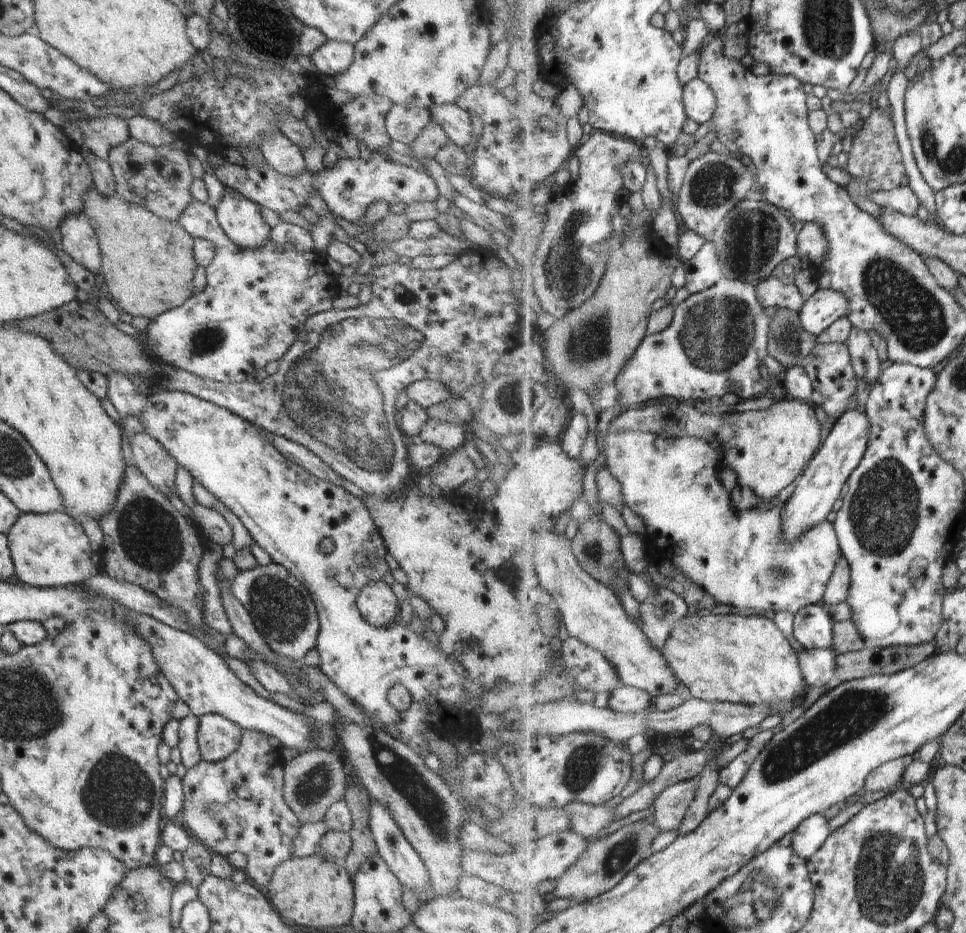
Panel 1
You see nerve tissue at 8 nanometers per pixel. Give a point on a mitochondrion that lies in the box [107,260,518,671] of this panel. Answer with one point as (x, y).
(327, 395)

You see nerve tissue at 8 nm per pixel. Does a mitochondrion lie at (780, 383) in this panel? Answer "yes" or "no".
no

